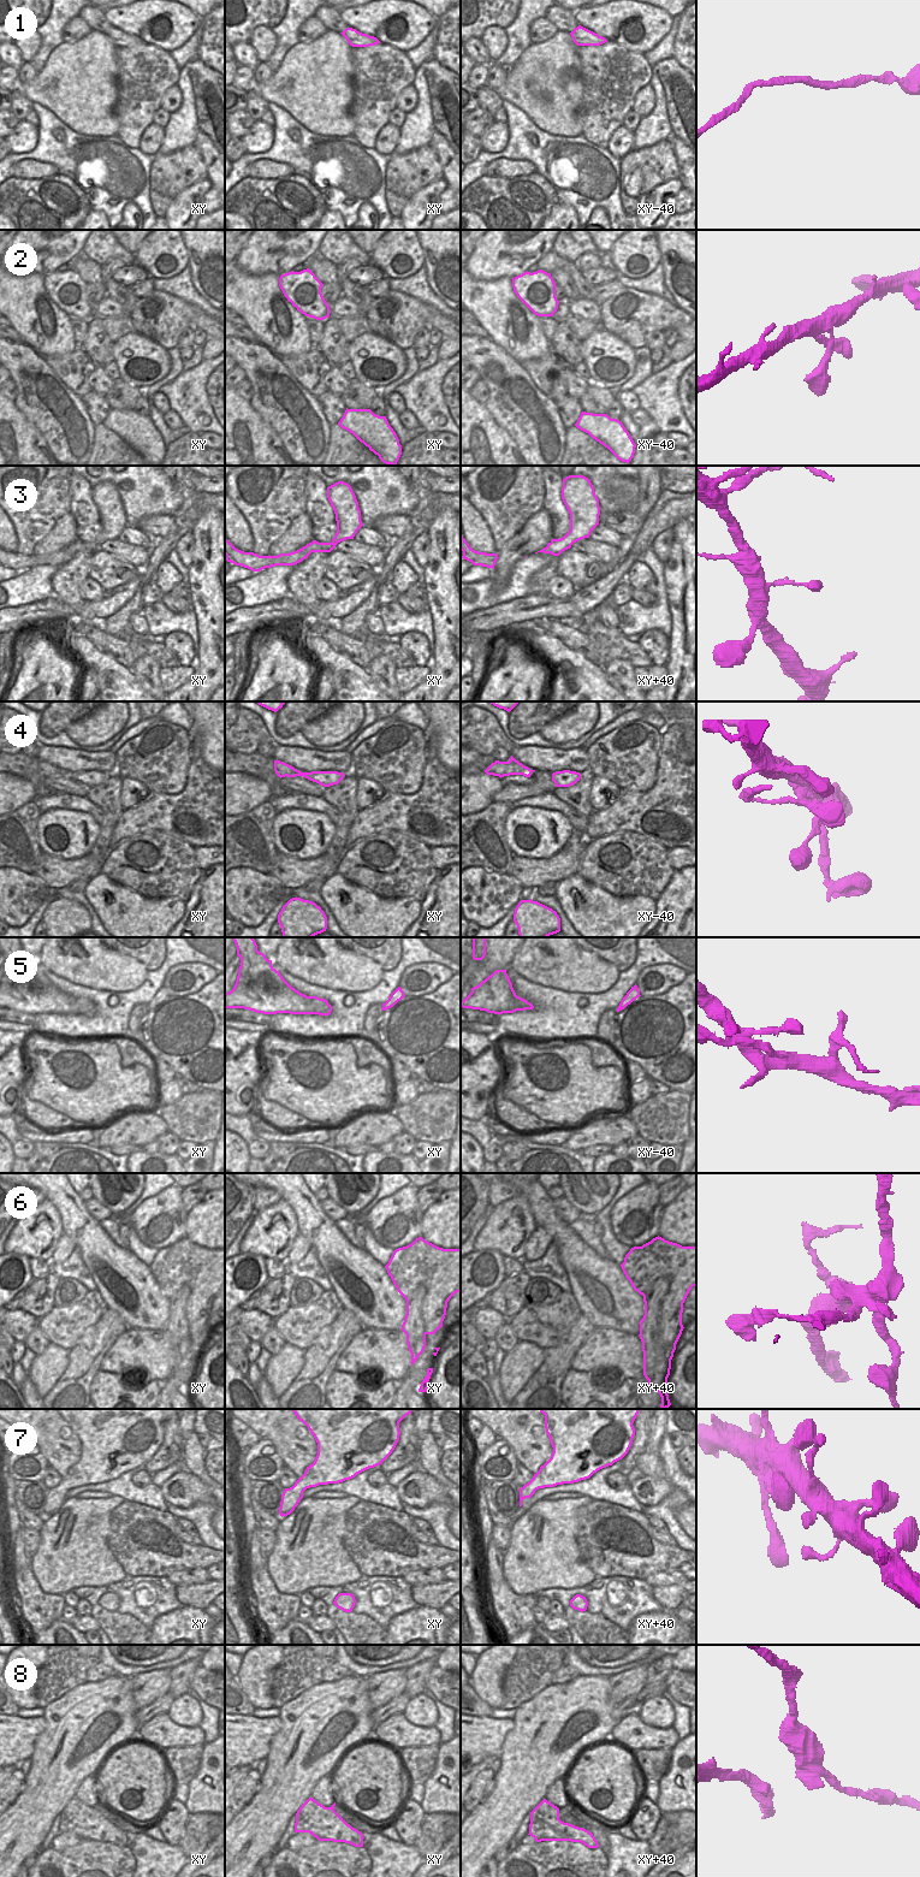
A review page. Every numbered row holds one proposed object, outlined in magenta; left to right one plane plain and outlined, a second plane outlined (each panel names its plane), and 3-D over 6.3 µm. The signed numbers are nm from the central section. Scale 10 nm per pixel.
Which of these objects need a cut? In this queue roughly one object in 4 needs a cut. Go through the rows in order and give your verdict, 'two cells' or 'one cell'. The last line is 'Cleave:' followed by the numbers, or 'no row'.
1: one cell
2: one cell
3: one cell
4: two cells
5: one cell
6: two cells
7: one cell
8: one cell
Cleave: 4, 6

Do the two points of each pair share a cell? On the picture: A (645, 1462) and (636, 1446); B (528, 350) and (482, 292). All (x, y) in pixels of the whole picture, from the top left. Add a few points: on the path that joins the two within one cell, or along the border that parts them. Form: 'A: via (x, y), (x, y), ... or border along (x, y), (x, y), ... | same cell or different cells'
A: border along (648, 1427), (646, 1449), (637, 1457), (635, 1467) | different cells
B: via (512, 339), (505, 329), (505, 318), (497, 308) | same cell

